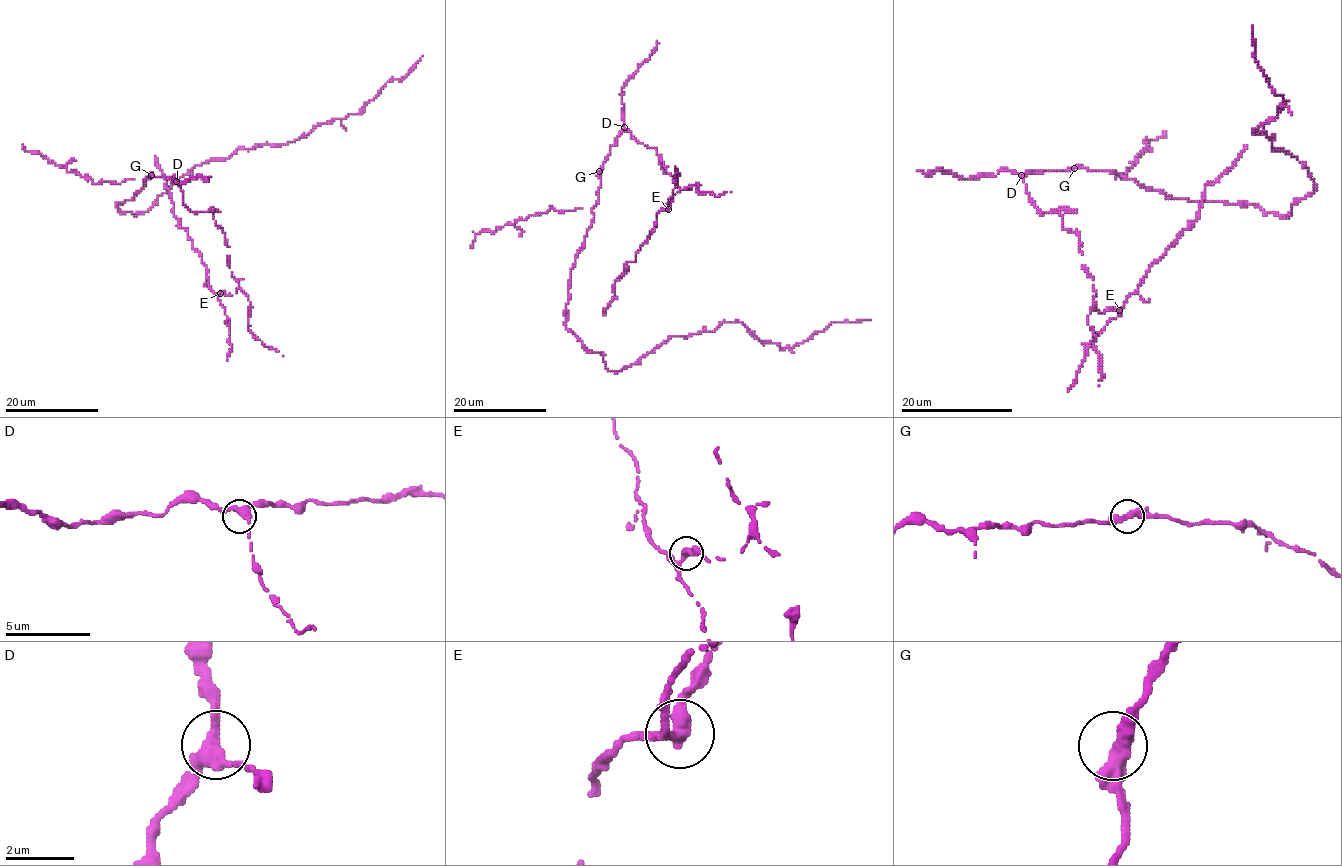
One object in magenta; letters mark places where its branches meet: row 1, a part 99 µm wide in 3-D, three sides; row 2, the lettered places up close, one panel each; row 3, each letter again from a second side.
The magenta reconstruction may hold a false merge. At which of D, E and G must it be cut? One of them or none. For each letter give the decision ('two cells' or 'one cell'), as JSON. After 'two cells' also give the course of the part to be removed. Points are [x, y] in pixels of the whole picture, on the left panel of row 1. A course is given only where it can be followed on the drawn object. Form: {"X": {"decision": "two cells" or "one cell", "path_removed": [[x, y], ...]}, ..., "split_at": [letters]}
{"D": {"decision": "one cell"}, "E": {"decision": "two cells", "path_removed": [[221, 292], [211, 290], [201, 254], [187, 230], [178, 225], [156, 155]]}, "G": {"decision": "one cell"}, "split_at": ["E"]}

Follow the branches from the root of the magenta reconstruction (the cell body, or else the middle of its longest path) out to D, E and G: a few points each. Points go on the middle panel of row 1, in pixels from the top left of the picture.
D: (587, 228), (593, 220), (592, 209), (598, 199), (600, 168), (624, 127)
E: (587, 228), (600, 168), (623, 130), (656, 148), (677, 185), (686, 188), (674, 194), (669, 209)
G: (587, 228), (593, 220), (592, 209), (598, 199), (599, 171)

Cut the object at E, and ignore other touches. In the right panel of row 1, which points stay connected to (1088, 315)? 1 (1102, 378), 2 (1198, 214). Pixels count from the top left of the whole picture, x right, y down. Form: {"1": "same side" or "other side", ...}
{"1": "same side", "2": "other side"}

